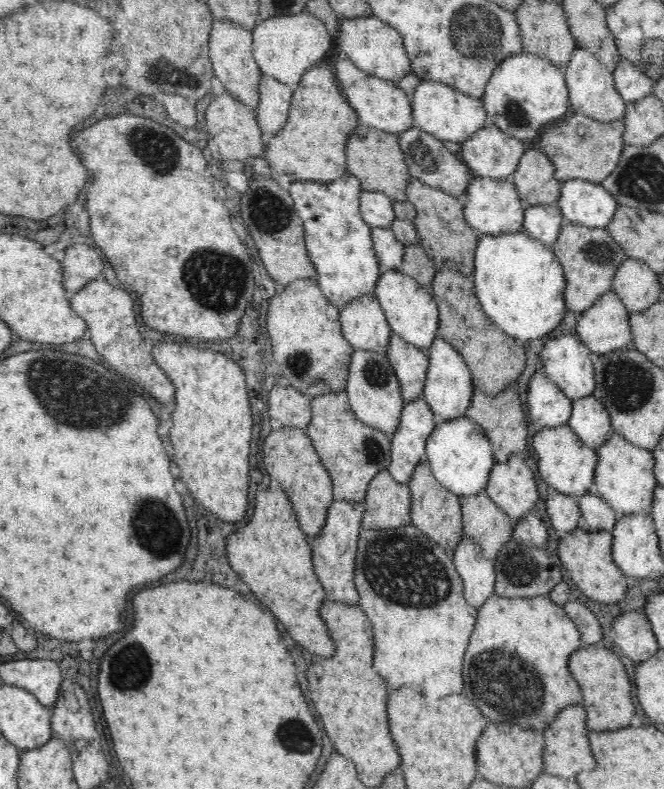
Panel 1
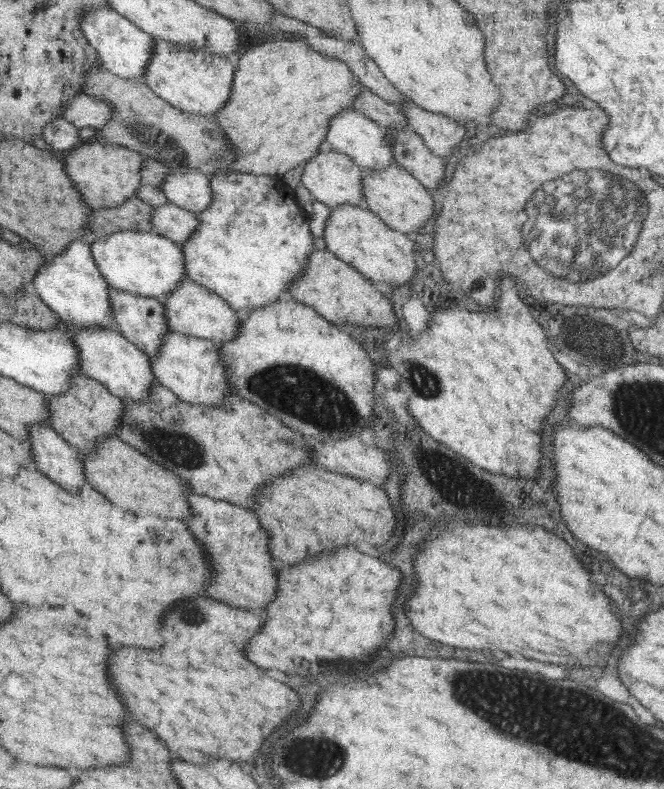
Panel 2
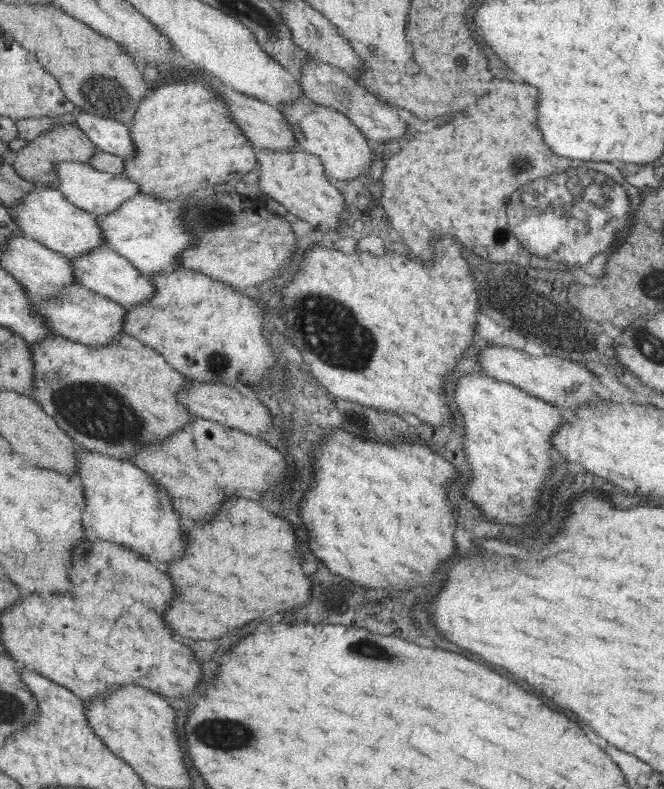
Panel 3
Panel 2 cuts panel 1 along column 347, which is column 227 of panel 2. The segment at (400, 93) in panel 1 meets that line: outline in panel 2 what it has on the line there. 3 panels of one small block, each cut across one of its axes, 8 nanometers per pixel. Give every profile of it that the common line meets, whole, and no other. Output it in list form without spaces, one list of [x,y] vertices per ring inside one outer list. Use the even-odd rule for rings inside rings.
[[[155,38],[153,46],[152,62],[148,64],[148,70],[145,70],[144,83],[152,89],[158,97],[164,101],[168,101],[176,109],[187,111],[188,113],[201,113],[208,117],[212,117],[221,107],[225,106],[231,94],[231,74],[235,74],[233,65],[225,57],[217,58],[217,55],[211,54],[213,62],[217,66],[209,66],[206,62],[197,68],[197,78],[193,76],[185,76],[183,72],[179,72],[175,58],[179,56],[179,46],[171,41],[164,41]]]

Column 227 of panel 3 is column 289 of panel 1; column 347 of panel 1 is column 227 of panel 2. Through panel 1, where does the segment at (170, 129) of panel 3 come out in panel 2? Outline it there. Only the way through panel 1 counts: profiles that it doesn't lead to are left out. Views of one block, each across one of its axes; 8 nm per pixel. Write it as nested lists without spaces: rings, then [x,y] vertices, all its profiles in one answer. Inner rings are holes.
[[[279,37],[277,41],[261,43],[245,51],[237,62],[237,68],[233,75],[232,94],[228,102],[212,116],[212,118],[217,120],[217,124],[221,124],[221,128],[225,130],[225,136],[229,136],[229,144],[233,147],[233,156],[237,156],[237,159],[233,159],[233,162],[229,164],[227,173],[248,173],[251,175],[273,175],[280,177],[294,167],[304,165],[307,159],[311,159],[317,155],[319,144],[325,140],[325,135],[328,134],[329,123],[337,115],[341,114],[341,111],[352,109],[352,102],[356,102],[357,95],[359,94],[361,94],[361,84],[353,76],[353,73],[348,69],[347,65],[335,58],[321,56],[319,53],[314,52],[306,41],[303,42],[296,39]]]

